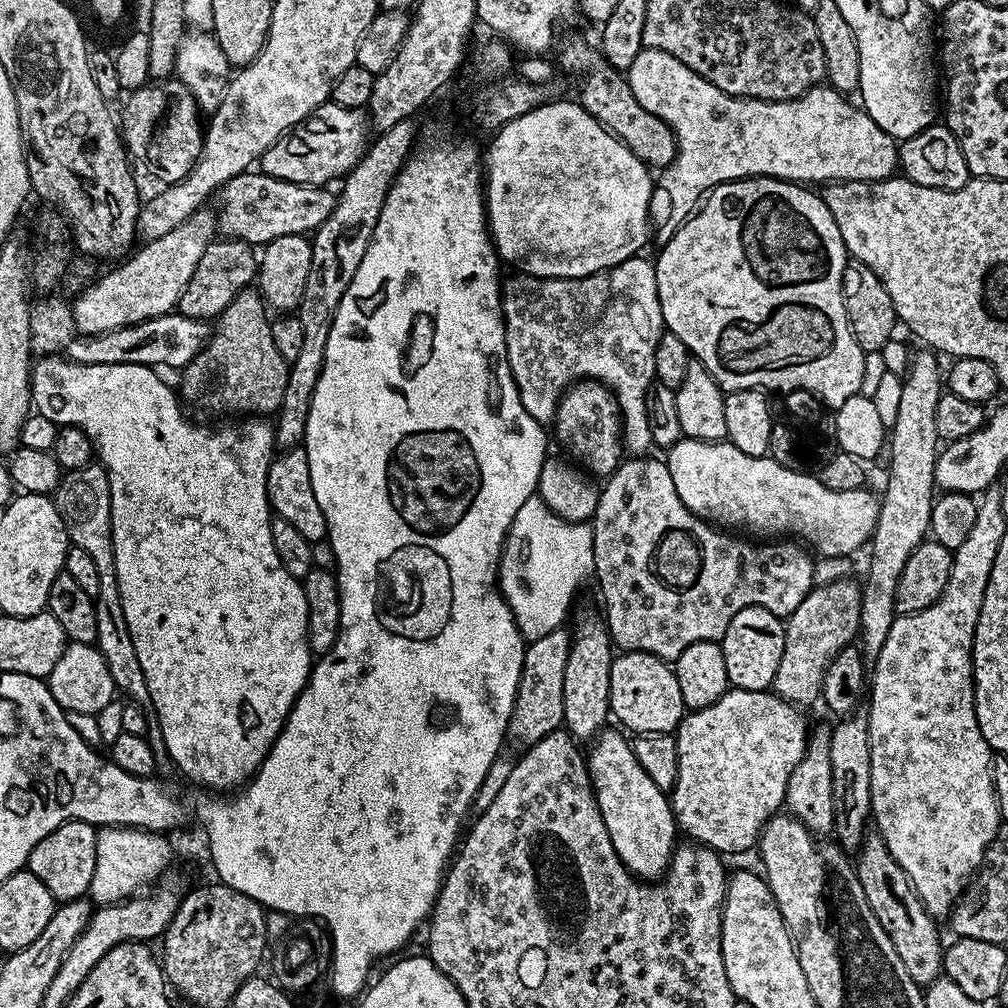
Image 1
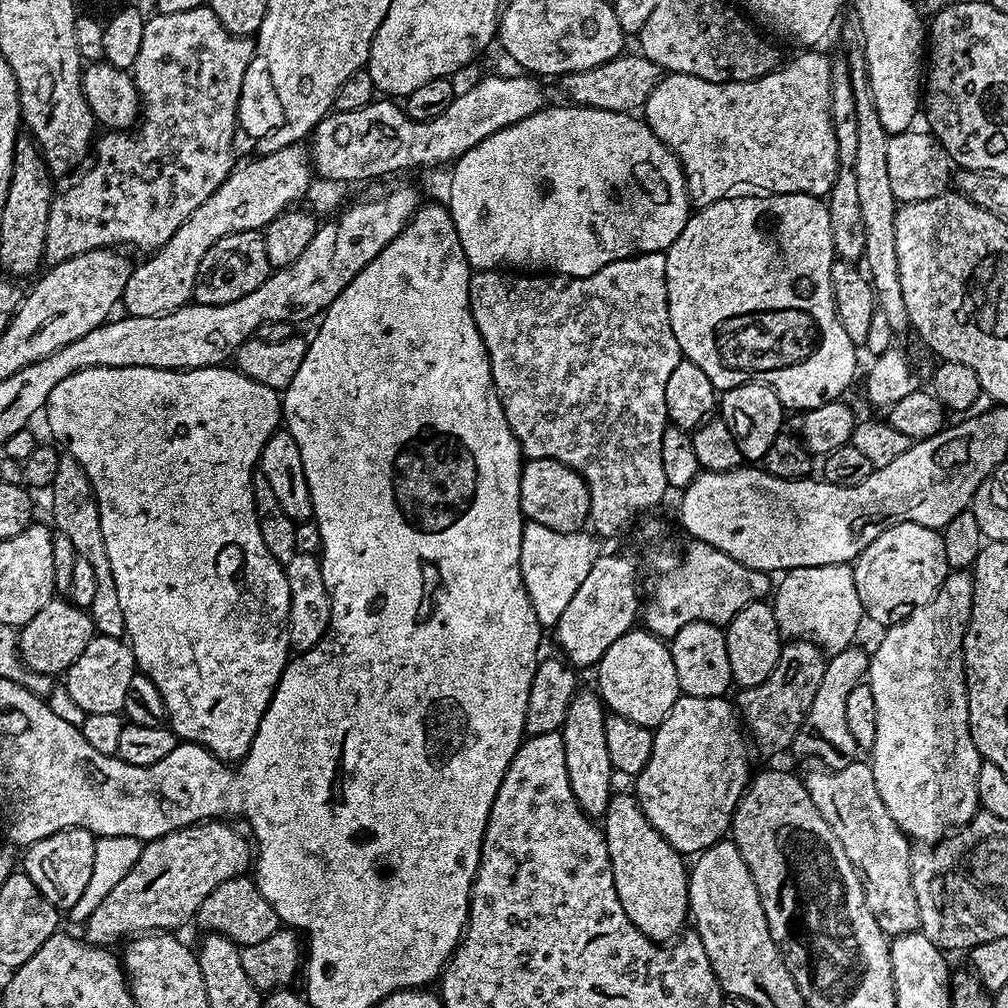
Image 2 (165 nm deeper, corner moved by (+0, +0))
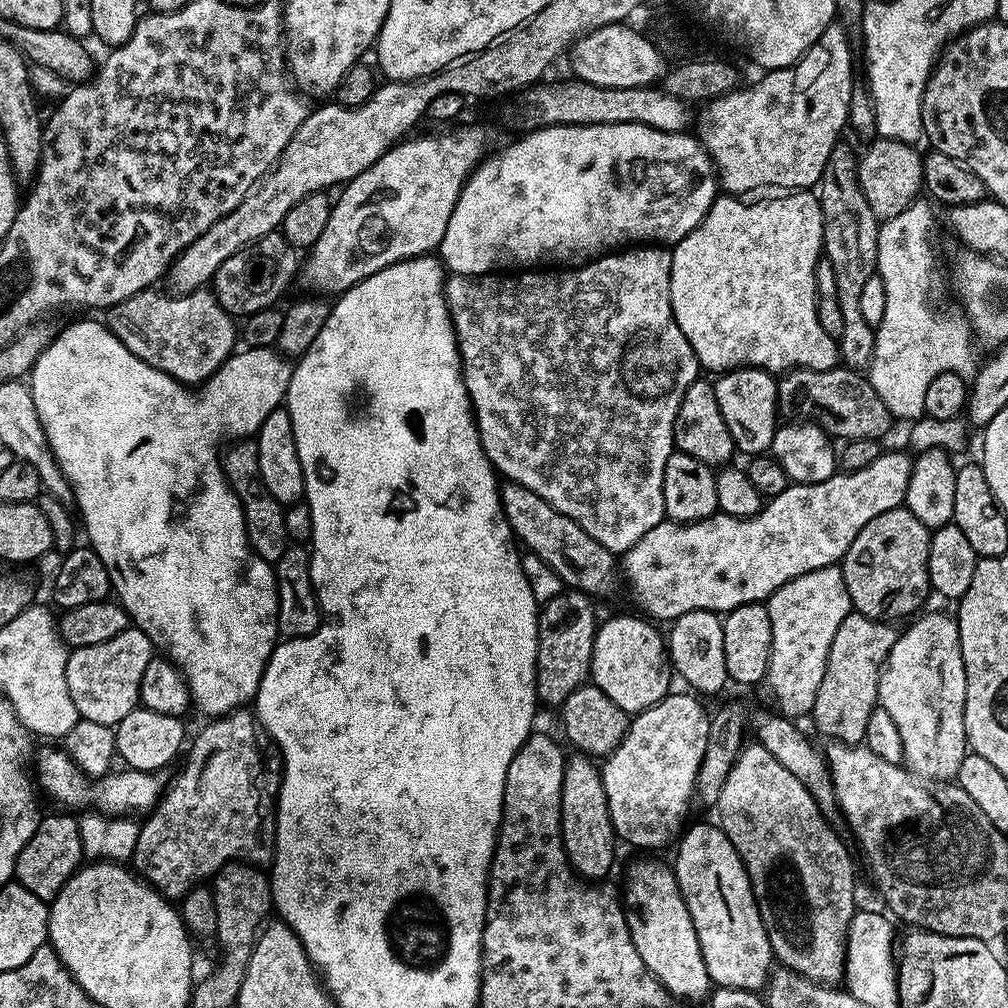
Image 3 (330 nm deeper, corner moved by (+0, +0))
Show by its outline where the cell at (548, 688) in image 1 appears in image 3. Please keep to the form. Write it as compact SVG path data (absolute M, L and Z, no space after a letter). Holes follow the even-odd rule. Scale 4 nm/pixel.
M884 450L881 451L878 458L874 458L874 462L870 462L870 466L862 466L862 470L854 470L853 472L840 470L837 471L836 475L826 478L826 482L818 482L817 484L789 483L788 488L782 490L782 494L771 497L761 507L760 513L756 516L738 518L737 516L728 516L722 511L717 511L716 515L705 520L699 520L693 524L678 524L675 520L667 518L661 520L658 526L654 526L654 530L646 530L646 534L642 538L638 538L638 542L634 542L634 546L623 553L622 556L622 572L623 575L624 572L628 575L628 588L632 591L633 598L640 603L641 610L639 609L639 611L645 617L651 618L656 622L661 622L660 620L671 622L677 620L682 614L690 614L694 610L727 614L738 606L759 604L767 601L769 596L773 596L782 586L786 586L786 582L790 582L802 574L810 574L810 570L822 570L823 568L839 565L844 559L846 550L850 550L850 542L854 542L854 538L858 538L858 534L862 530L862 526L866 526L866 522L874 522L874 518L878 518L878 514L886 514L886 510L899 508L907 501L908 487L912 477L912 461L913 457L911 455L907 456L904 452L888 452L888 450Z

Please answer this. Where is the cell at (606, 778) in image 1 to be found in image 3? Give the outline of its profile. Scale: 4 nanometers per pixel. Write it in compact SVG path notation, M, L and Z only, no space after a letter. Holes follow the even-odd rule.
M636 860L628 868L628 877L622 887L622 903L624 905L624 918L628 921L628 929L632 935L634 946L638 950L638 958L662 982L662 986L677 1001L700 1000L703 1001L710 992L710 981L706 962L702 962L702 950L698 946L698 934L694 930L694 922L690 918L690 910L680 893L676 881L676 873L671 867L659 864L656 860Z

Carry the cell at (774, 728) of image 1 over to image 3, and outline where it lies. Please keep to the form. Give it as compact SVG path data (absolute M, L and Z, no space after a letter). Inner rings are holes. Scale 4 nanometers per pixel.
M687 691L675 692L662 697L645 712L635 713L631 717L628 733L600 768L602 786L606 790L606 802L616 835L623 843L625 840L636 848L664 848L672 839L675 841L685 831L684 819L688 816L688 807L694 804L696 775L698 768L702 766L702 754L706 754L710 716L707 711L704 713L704 708L696 701L699 699L695 695Z

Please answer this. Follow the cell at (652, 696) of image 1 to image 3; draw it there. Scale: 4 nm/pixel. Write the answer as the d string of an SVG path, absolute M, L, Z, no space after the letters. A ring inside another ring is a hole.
M639 615L636 616L612 616L605 624L603 621L597 627L590 673L591 683L596 684L598 690L602 690L606 698L610 698L610 702L618 702L618 706L622 706L622 710L626 710L629 714L645 712L647 708L657 704L662 697L669 695L668 683L674 680L665 637L656 629L659 627L655 623Z

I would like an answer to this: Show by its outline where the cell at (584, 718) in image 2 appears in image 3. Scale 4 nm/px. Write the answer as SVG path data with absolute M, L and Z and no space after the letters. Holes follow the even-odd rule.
M572 754L564 761L562 806L560 807L560 837L573 872L588 882L600 882L616 860L618 837L606 802L600 768L595 759Z

